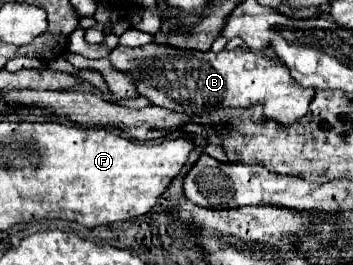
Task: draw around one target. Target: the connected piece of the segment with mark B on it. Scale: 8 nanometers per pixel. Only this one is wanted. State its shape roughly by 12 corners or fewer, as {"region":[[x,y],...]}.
{"region":[[119,46],[141,96],[183,114],[263,102],[291,124],[315,96],[285,64],[215,54]]}

